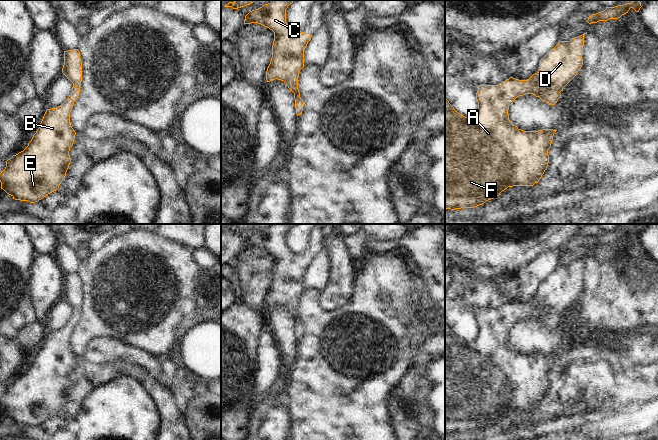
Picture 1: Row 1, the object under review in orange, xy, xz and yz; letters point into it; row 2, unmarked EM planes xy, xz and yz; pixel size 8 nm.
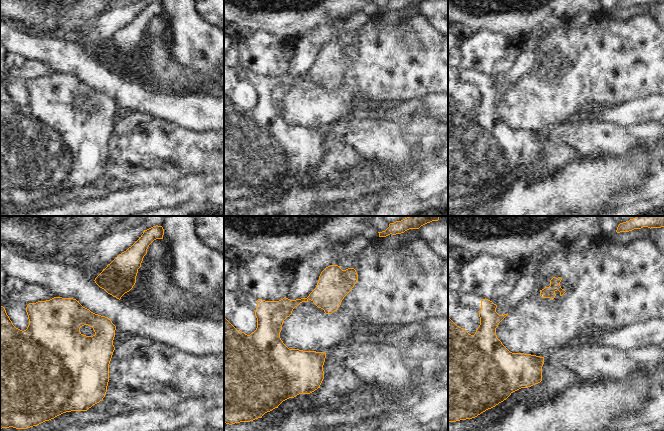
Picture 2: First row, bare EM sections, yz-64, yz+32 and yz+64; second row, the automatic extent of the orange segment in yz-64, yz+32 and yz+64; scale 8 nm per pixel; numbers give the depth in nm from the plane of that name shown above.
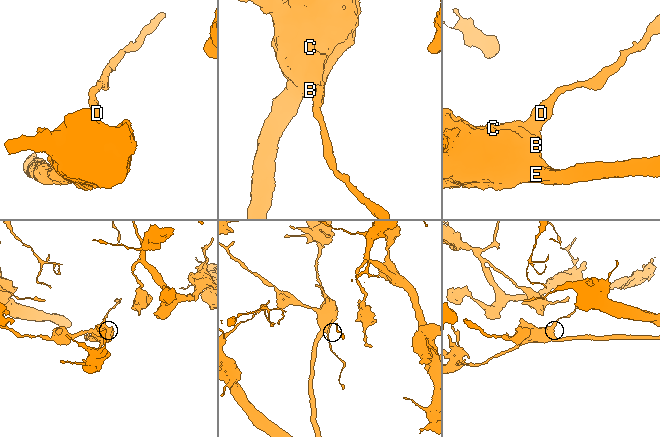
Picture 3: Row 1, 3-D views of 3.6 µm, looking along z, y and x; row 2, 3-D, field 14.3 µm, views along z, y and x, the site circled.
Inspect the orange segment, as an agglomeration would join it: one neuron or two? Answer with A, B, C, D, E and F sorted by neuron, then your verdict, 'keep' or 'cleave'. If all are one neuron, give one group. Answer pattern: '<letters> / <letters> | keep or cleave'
A B C D E F | keep

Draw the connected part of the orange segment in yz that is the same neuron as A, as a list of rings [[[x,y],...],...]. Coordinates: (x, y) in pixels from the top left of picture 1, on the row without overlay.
[[[584,257],[578,261],[572,262],[570,265],[559,265],[558,268],[551,273],[541,284],[540,284],[540,294],[533,298],[527,304],[519,304],[513,301],[506,303],[499,309],[479,309],[478,315],[476,317],[476,324],[478,326],[478,337],[472,341],[467,342],[462,338],[458,337],[454,331],[449,327],[445,322],[445,433],[461,433],[461,432],[474,432],[479,429],[484,428],[486,425],[496,422],[500,419],[502,415],[508,411],[513,410],[533,410],[535,407],[538,407],[547,393],[549,387],[548,373],[551,371],[554,357],[557,354],[553,353],[543,353],[538,355],[524,355],[519,353],[517,350],[513,349],[509,344],[508,334],[509,330],[513,328],[514,324],[525,318],[533,318],[536,321],[539,321],[542,325],[555,329],[559,322],[561,322],[561,315],[563,312],[577,299],[578,295],[583,289],[583,269],[584,269]]]

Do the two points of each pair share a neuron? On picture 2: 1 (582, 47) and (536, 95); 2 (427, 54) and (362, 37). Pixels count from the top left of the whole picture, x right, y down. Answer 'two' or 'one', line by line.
1: one
2: one

